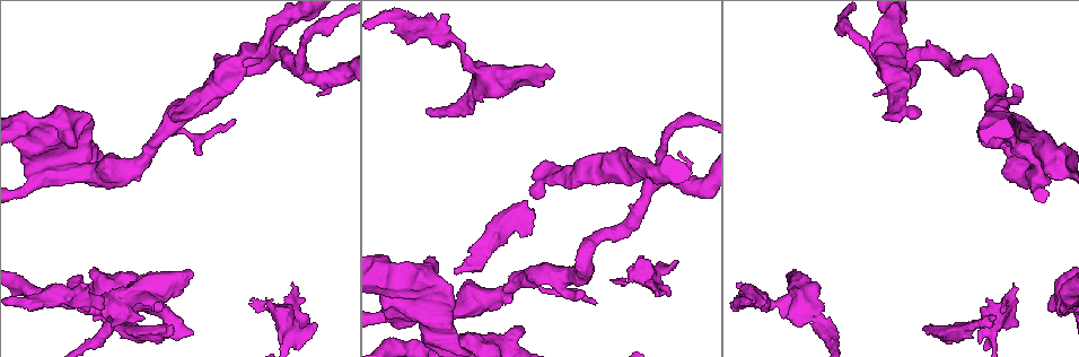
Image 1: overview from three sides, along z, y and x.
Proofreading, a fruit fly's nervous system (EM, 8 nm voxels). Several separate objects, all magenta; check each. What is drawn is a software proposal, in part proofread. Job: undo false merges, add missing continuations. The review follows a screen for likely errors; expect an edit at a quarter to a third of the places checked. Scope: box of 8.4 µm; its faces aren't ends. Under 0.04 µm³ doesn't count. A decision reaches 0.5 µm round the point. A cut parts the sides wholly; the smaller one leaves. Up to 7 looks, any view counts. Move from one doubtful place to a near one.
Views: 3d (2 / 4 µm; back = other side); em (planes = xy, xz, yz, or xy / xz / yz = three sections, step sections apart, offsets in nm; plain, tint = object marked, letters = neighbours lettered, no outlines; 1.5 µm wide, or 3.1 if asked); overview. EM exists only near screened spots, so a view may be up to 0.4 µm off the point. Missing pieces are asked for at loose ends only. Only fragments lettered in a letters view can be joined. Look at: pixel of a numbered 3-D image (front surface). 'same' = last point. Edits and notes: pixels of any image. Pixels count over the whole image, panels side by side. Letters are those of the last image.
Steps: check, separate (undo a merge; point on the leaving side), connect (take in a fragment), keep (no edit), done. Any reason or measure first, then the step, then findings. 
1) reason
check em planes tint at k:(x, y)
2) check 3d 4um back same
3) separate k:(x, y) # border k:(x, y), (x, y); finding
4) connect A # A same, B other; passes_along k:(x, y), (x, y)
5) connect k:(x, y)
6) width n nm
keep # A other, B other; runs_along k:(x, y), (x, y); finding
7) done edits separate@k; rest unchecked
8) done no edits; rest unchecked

an open end
check em xz step 4 letters at 1:(190, 278)

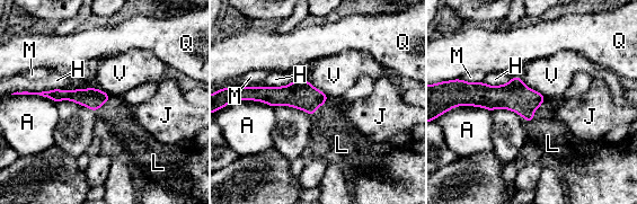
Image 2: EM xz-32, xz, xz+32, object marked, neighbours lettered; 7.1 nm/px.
connect L # A other, H other, J other, L same, M other, Q other, V other; the neuron continues

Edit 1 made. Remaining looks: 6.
check em planes letters at 1:(995, 317)

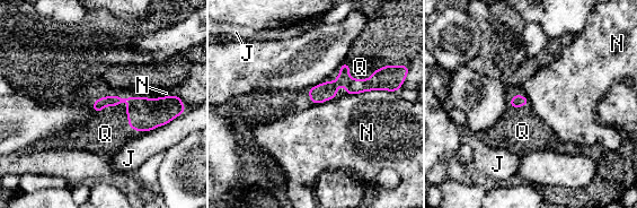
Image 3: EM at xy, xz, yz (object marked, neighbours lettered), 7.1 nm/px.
connect Q # J other, N other, Q same; passes_along 3:(143, 113), (129, 104), (108, 132); the neuron continues

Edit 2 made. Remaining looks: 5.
tapers out
check 3d 4um at 1:(1003, 299)

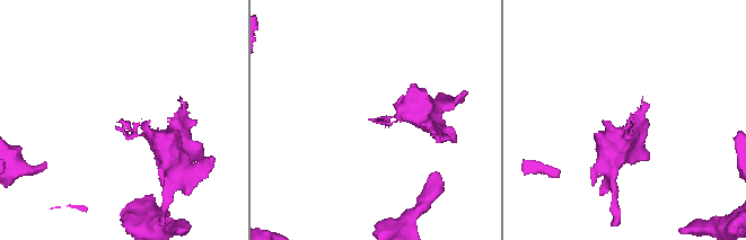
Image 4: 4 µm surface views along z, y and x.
check em planes letters at 4:(373, 122)

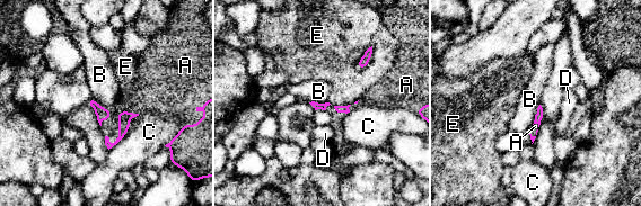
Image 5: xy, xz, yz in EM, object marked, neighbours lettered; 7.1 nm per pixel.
connect A # A same, B other, C other, D other, E other; passes_along 5:(123, 116), (119, 131), (139, 102); it goes on there

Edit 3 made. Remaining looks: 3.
done edits connect@2, connect@3, connect@5; rest unchecked

